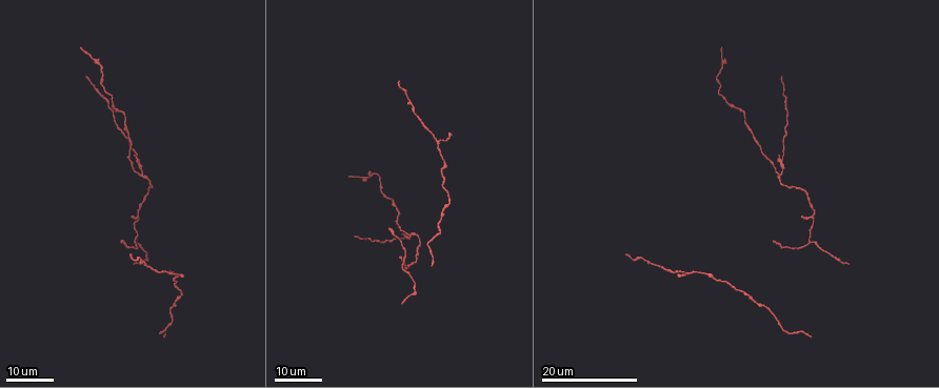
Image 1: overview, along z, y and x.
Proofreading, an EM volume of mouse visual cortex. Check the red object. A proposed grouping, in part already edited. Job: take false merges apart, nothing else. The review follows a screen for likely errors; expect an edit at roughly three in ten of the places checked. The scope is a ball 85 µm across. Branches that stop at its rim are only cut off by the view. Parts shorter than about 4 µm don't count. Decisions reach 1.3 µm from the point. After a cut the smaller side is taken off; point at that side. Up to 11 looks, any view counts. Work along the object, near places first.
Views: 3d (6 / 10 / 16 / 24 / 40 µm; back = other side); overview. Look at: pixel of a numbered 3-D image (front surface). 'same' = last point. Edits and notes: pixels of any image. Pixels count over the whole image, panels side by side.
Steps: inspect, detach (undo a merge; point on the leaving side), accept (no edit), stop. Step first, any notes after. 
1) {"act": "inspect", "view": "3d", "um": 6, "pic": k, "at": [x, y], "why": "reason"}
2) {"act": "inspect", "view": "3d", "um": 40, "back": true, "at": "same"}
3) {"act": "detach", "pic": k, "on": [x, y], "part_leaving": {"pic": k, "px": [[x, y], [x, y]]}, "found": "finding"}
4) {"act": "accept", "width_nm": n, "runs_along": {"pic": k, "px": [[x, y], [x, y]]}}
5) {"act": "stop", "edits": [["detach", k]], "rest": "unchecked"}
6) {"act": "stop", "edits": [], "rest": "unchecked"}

{"act": "inspect", "view": "3d", "um": 16, "pic": 1, "at": [765, 306]}

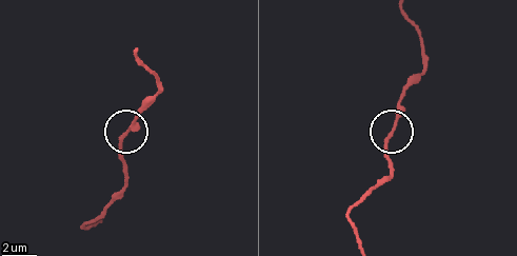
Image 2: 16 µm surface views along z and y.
{"act": "inspect", "view": "3d", "um": 10, "pic": 2, "at": [123, 134], "why": "closer look"}

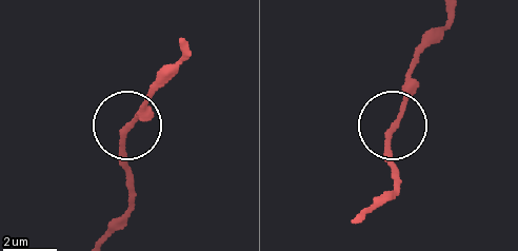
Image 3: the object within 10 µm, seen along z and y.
{"act": "accept", "side_arm_um": 14, "found": "all the same cell"}

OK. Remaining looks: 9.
{"act": "inspect", "view": "3d", "um": 16, "pic": 1, "at": [811, 240], "why": "branch point"}

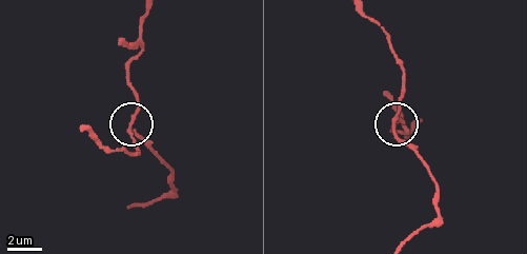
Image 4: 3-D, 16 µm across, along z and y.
{"act": "inspect", "view": "3d", "um": 6, "pic": 4, "at": [134, 119]}

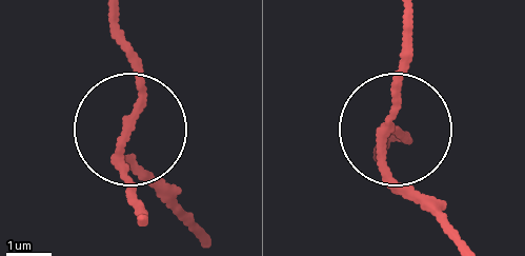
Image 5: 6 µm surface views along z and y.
{"act": "accept", "runs_along": {"pic": 5, "px": [[134, 131], [137, 62], [126, 33]]}, "found": "one cell here"}

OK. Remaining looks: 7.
{"act": "inspect", "view": "3d", "um": 16, "pic": 1, "at": [433, 237], "why": "sudden change in width"}

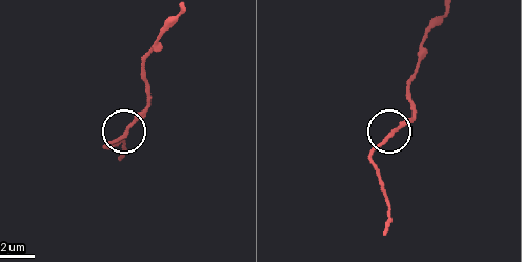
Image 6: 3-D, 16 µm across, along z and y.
{"act": "inspect", "view": "3d", "um": 6, "pic": 6, "at": [124, 136]}

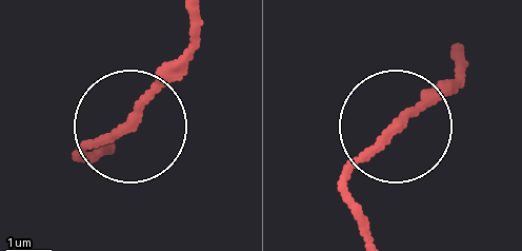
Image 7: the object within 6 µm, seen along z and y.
{"act": "accept", "found": "continuous, no second cell"}

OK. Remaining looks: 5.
{"act": "inspect", "view": "3d", "um": 24, "pic": 1, "at": [139, 173], "why": "branch point"}

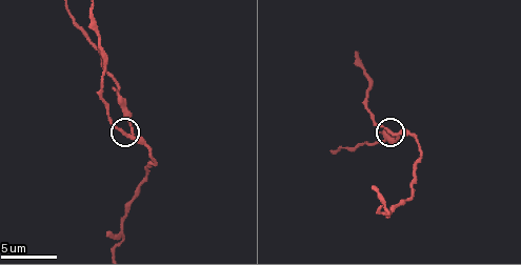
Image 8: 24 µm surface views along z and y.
{"act": "inspect", "view": "3d", "um": 6, "pic": 8, "at": [126, 134], "why": "closer look"}

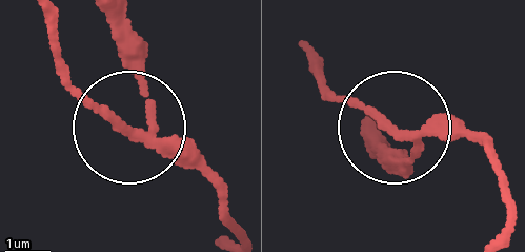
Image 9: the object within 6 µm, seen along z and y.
{"act": "accept", "runs_along": {"pic": 9, "px": [[507, 192], [492, 151], [455, 136], [401, 132], [409, 166]]}, "found": "all the same cell"}

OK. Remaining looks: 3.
{"act": "inspect", "view": "3d", "um": 24, "pic": 1, "at": [723, 66], "why": "thick turns thin"}

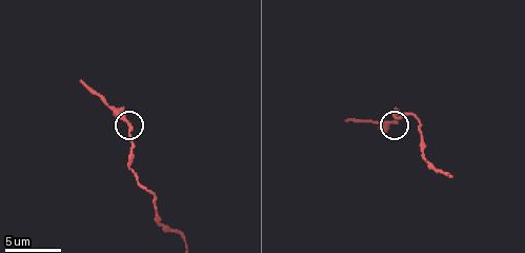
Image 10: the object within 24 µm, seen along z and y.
{"act": "inspect", "view": "3d", "um": 10, "pic": 10, "at": [396, 121]}

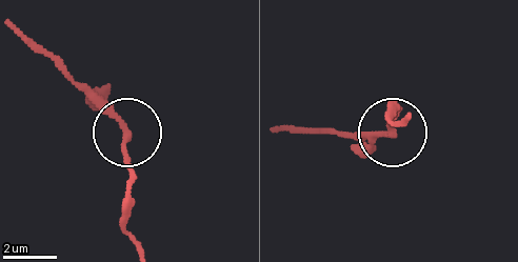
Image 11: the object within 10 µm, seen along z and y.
{"act": "accept", "width_nm": 190, "found": "one cell here"}

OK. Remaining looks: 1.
{"act": "stop", "edits": [], "rest": "unchecked"}

